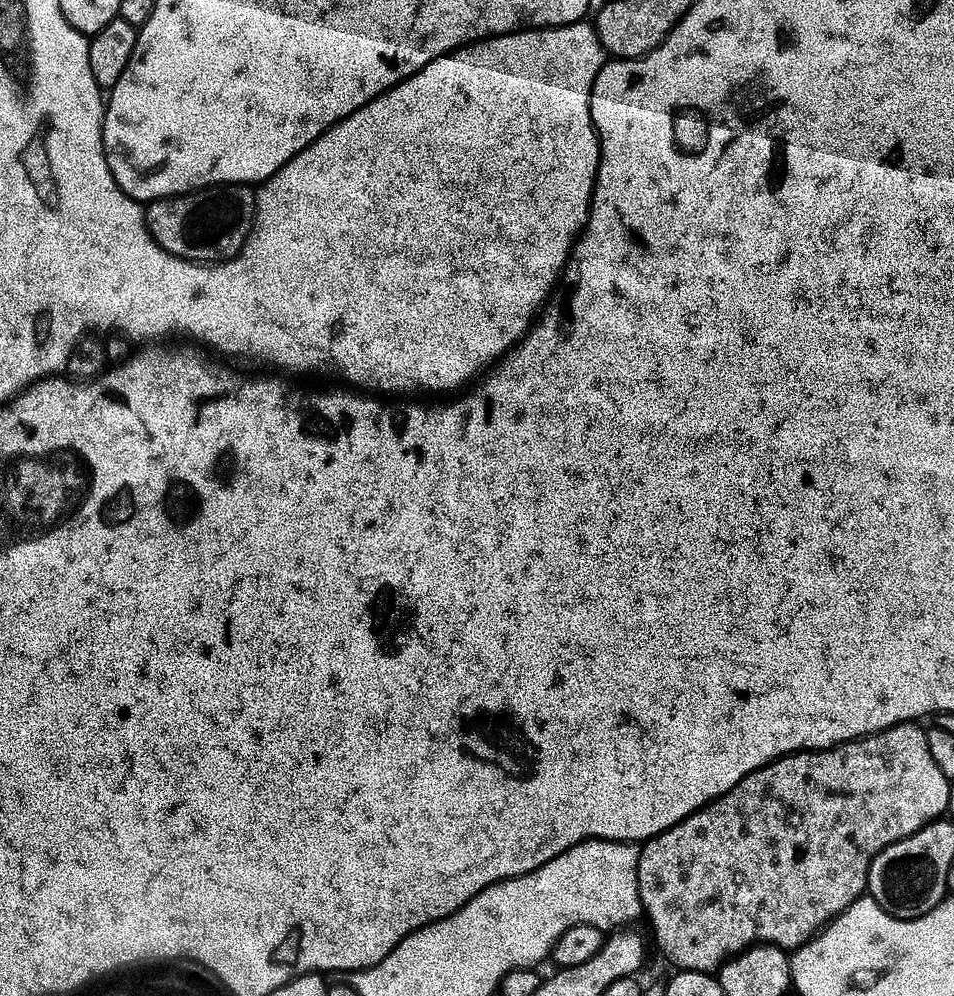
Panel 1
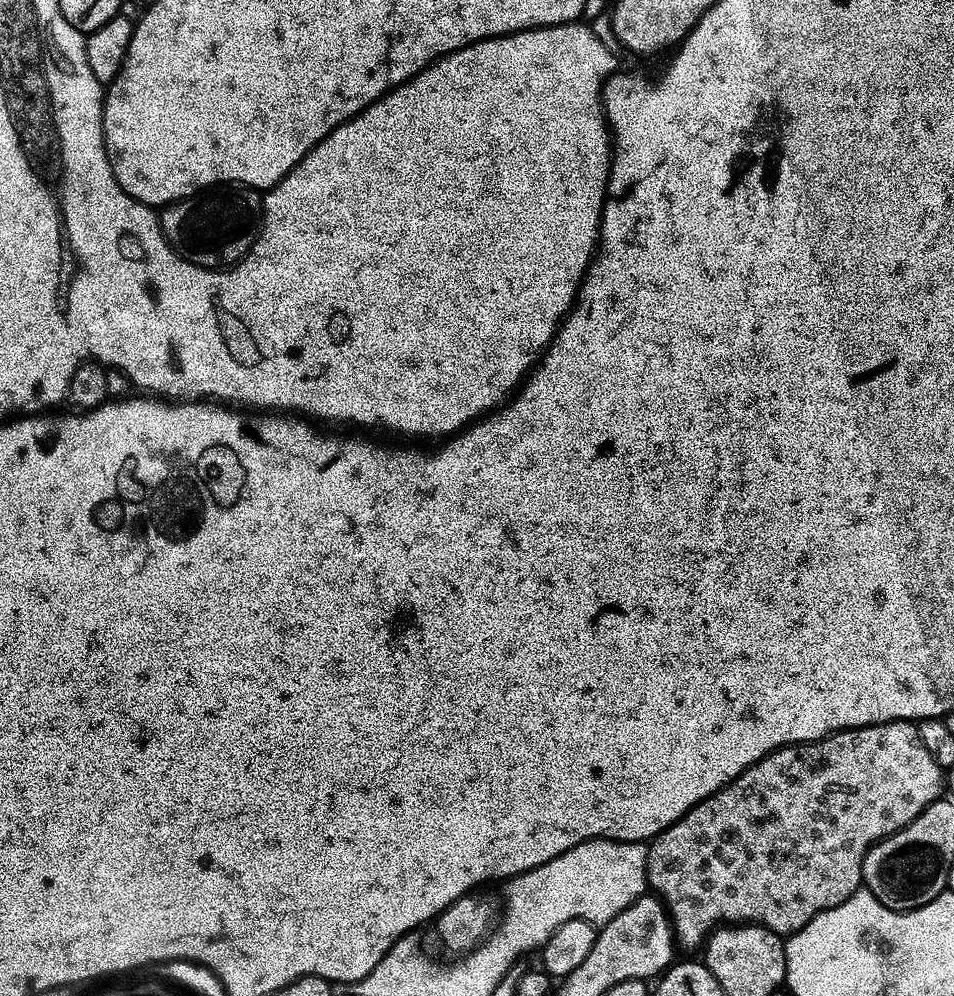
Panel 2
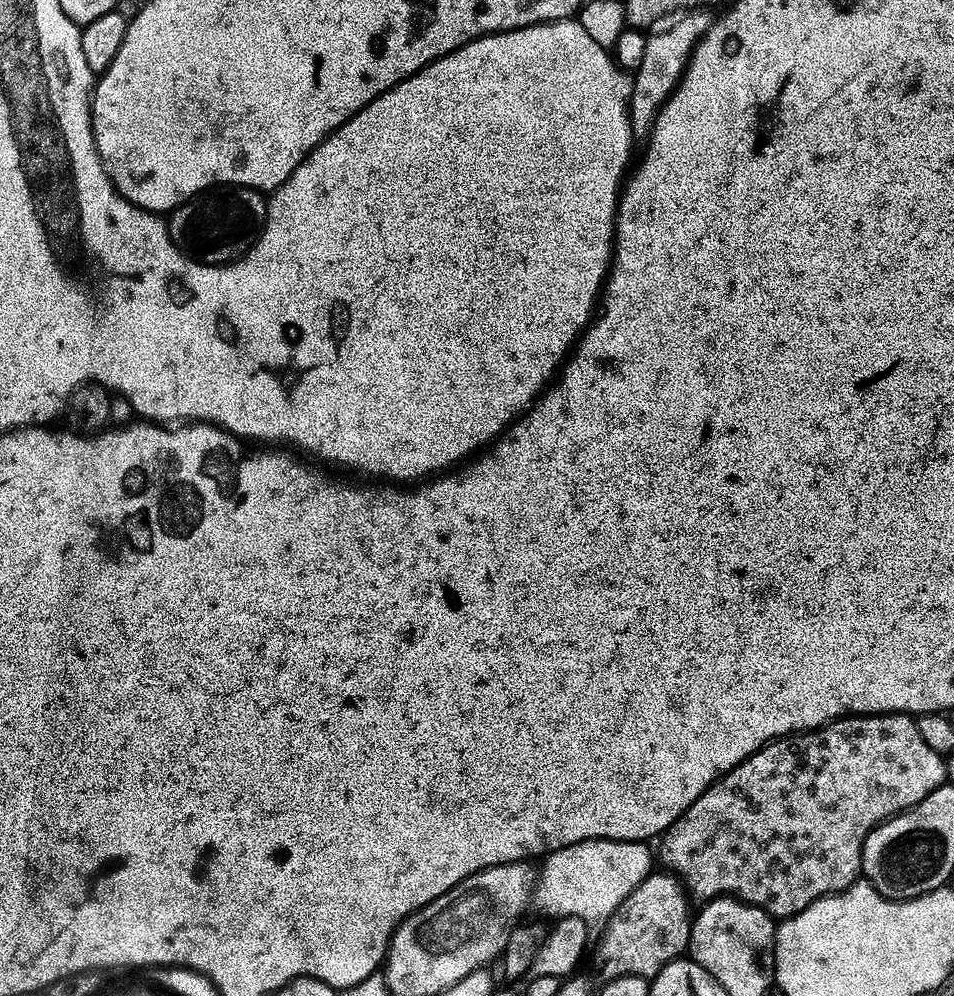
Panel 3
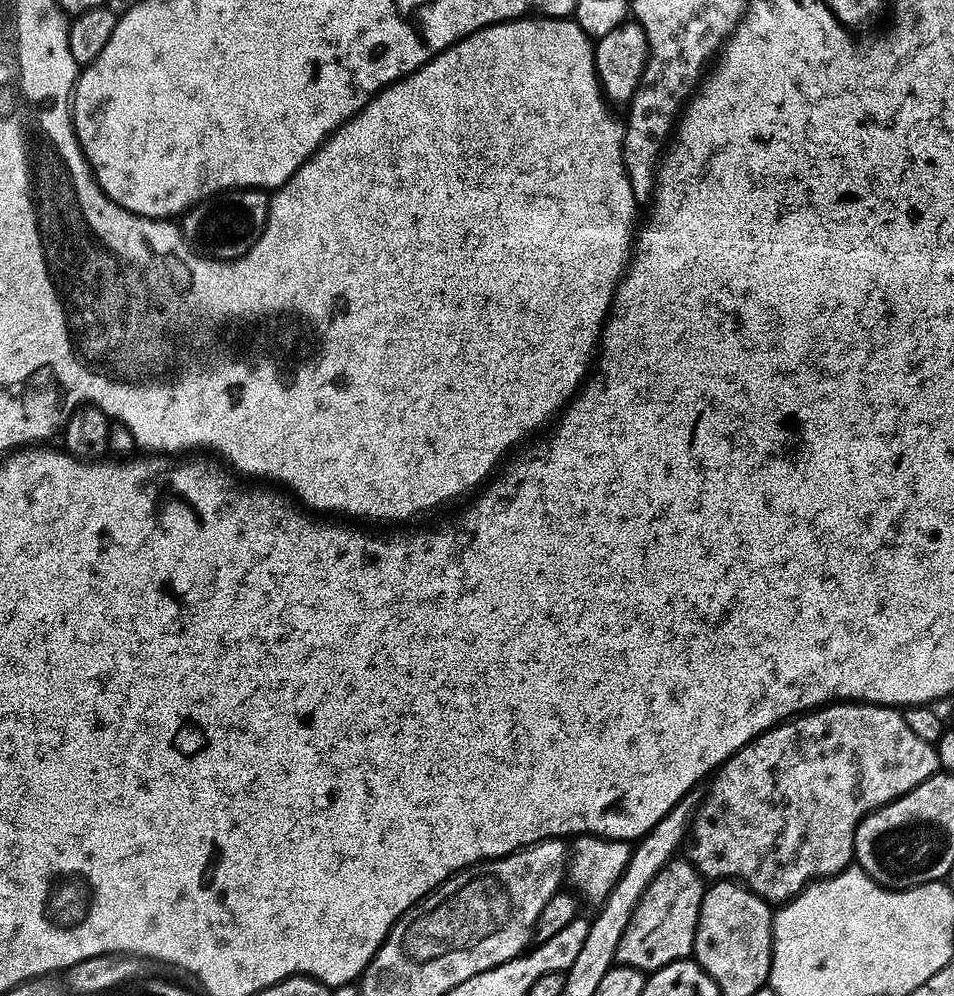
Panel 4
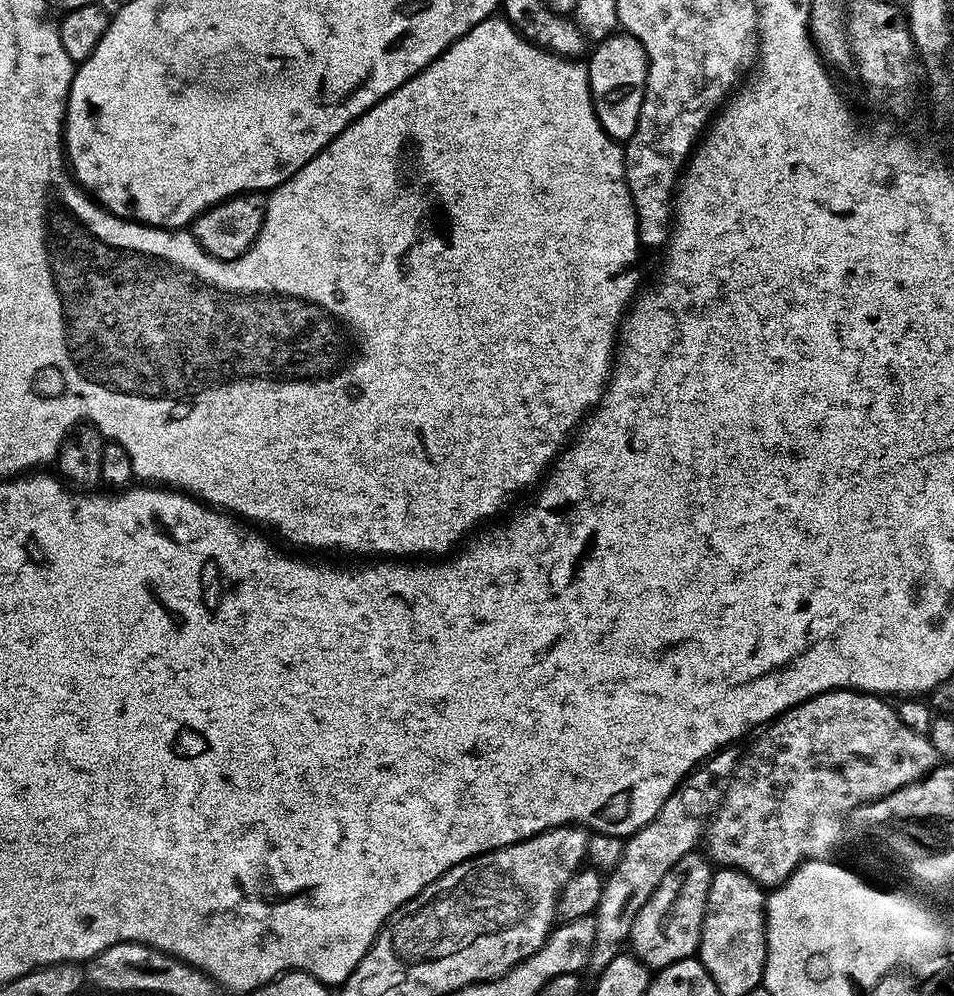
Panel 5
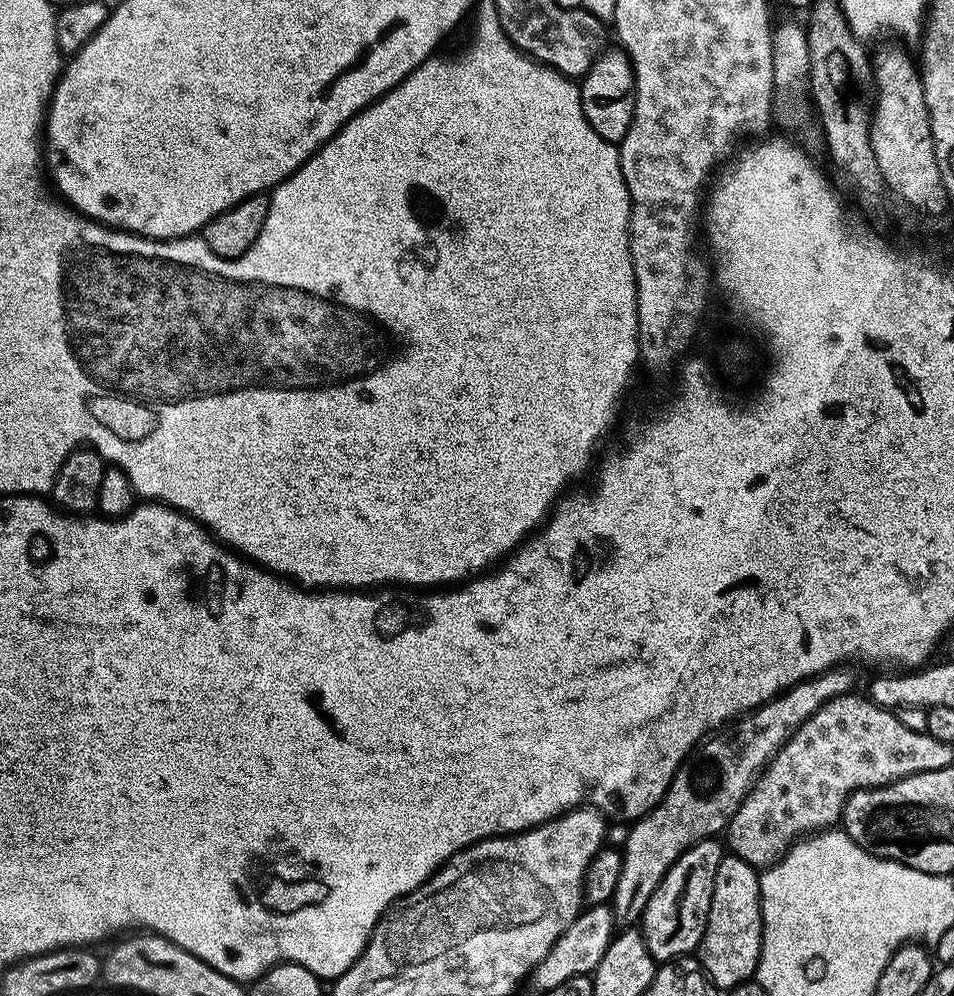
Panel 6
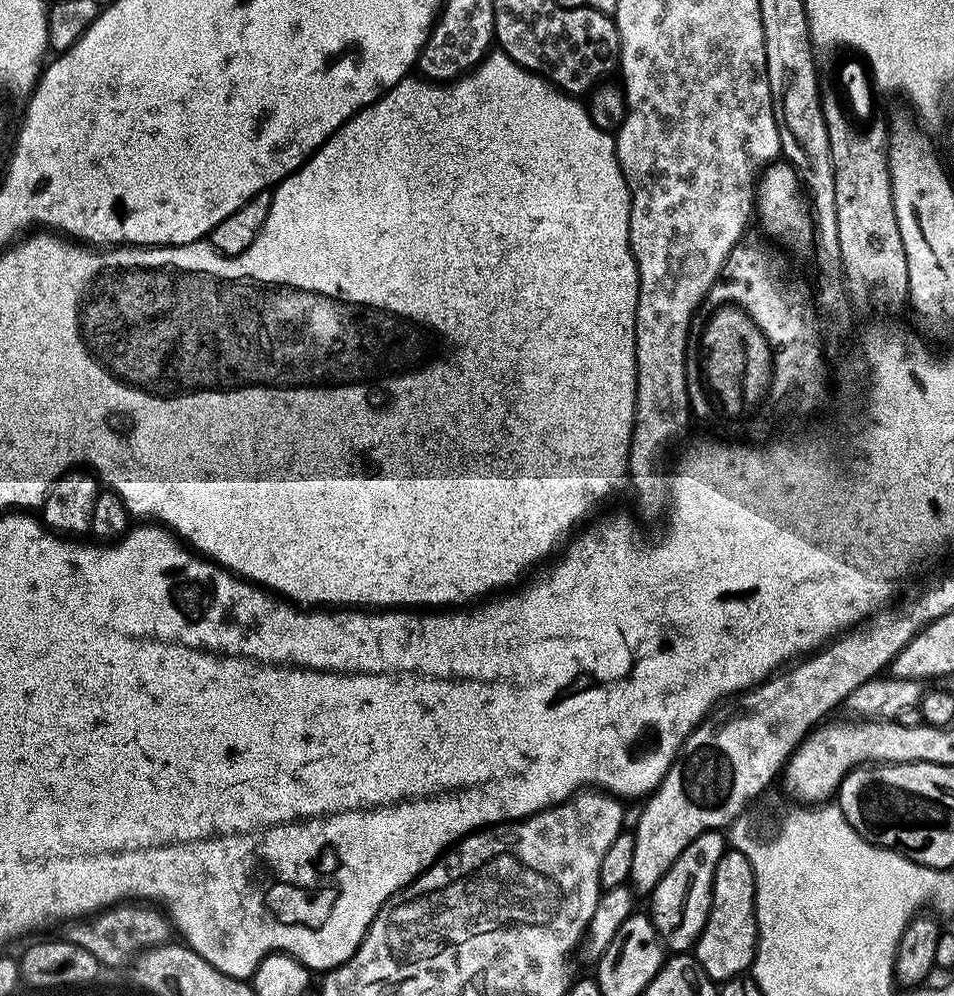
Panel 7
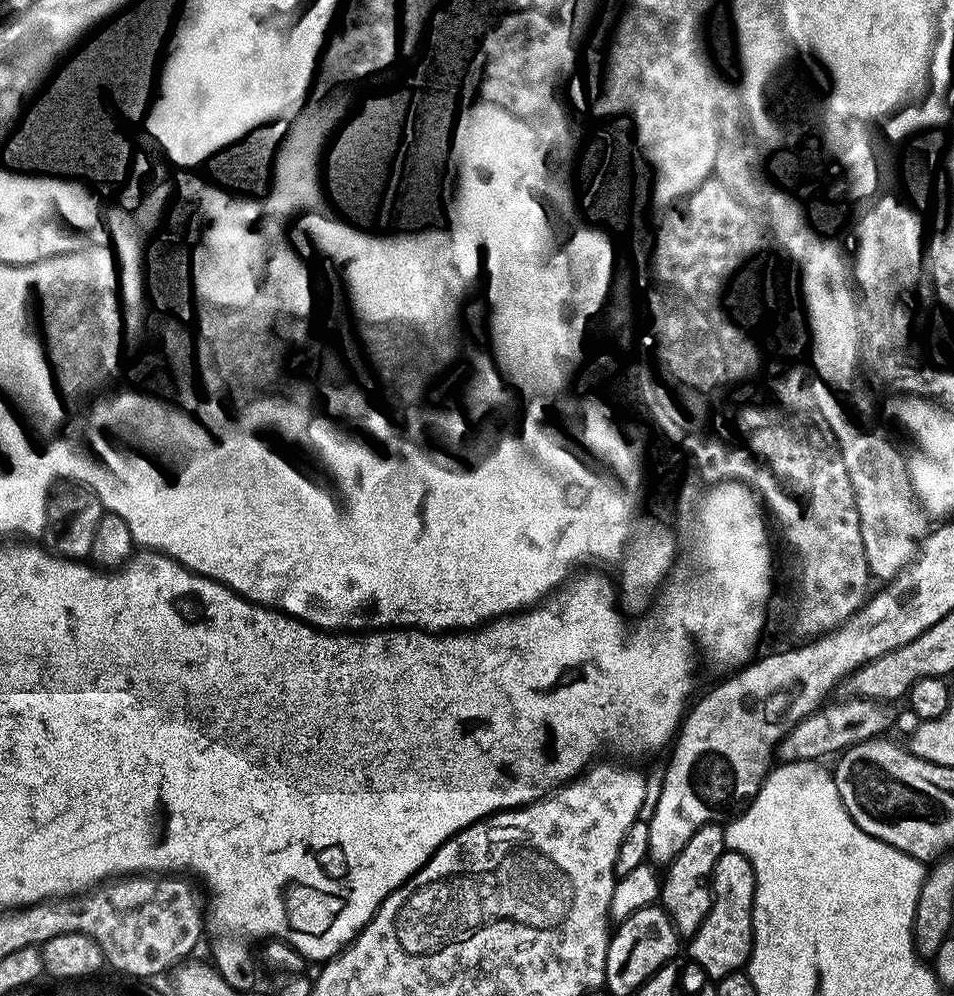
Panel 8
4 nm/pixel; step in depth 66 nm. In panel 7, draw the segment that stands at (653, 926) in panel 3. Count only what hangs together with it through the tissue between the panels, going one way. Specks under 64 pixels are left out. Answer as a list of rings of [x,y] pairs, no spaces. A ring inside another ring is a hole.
[[[723,831],[707,832],[695,840],[674,862],[674,866],[662,878],[662,882],[652,891],[650,915],[656,933],[665,949],[672,954],[688,954],[695,949],[700,936],[706,930],[710,918],[712,899],[714,898],[714,874],[718,874],[718,862],[722,862],[724,853],[730,844]]]

